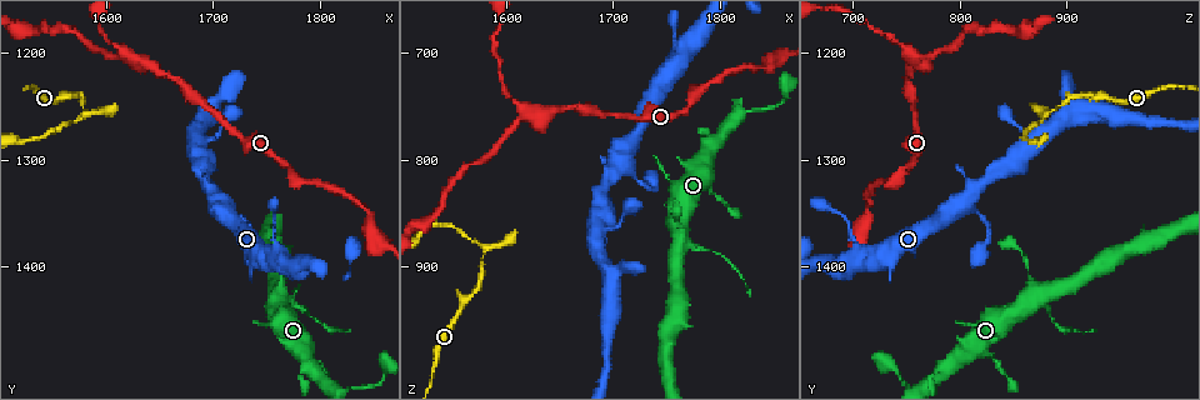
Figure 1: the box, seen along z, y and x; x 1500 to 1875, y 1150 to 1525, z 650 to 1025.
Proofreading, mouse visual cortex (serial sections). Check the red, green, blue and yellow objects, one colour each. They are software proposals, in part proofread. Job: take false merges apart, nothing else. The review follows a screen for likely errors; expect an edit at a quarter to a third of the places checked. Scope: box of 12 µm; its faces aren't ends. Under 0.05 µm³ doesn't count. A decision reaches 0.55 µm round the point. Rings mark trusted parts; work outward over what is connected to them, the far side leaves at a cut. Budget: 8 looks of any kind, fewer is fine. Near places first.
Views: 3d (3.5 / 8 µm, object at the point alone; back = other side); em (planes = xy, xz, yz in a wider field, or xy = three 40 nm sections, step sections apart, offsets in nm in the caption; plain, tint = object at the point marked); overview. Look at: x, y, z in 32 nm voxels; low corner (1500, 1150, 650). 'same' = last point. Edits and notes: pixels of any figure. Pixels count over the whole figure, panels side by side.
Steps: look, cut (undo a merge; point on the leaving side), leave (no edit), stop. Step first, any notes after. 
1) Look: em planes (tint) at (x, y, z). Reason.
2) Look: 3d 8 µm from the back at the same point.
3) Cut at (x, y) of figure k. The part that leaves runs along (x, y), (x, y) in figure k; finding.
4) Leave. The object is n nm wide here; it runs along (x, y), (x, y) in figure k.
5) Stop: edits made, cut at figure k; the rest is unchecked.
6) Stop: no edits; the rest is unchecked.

Look: 3d 3.5 µm at (1618, 1204, 758).

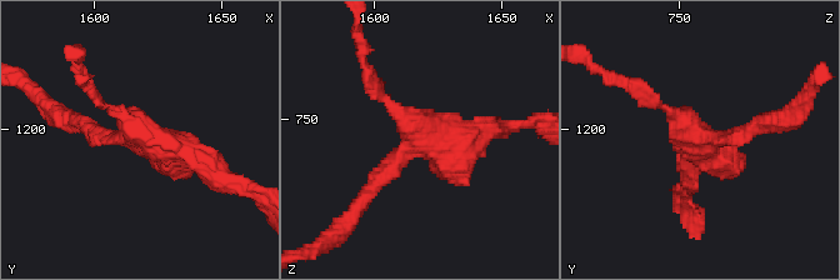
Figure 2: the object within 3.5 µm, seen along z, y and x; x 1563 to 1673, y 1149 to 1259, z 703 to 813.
Look: em xy step 5 (tint) at (1618, 1203, 757). Now the EM.

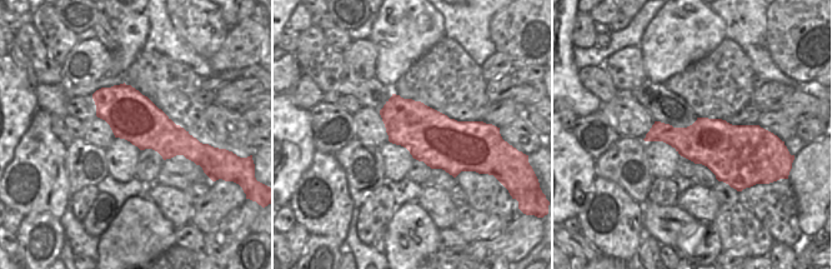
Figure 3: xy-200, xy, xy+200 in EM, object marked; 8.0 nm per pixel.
Leave. 3 arms meet here; it runs along (491, 128), (411, 143), (365, 198) in figure 2; one cell here.

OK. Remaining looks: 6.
Look: 3d 8 µm at (1582, 1258, 886). A fork.

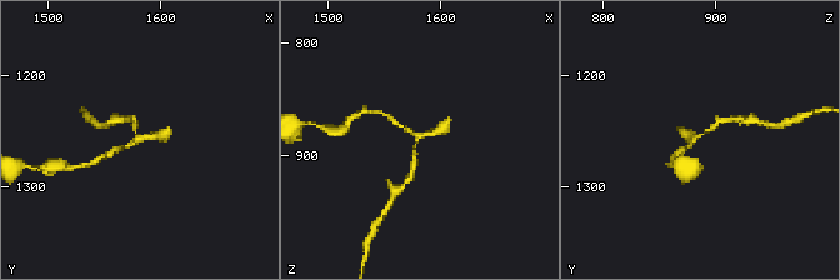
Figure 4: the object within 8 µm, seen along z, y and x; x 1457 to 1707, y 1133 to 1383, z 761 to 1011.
Look: em xy step 3 (tint) at (1578, 1258, 882).

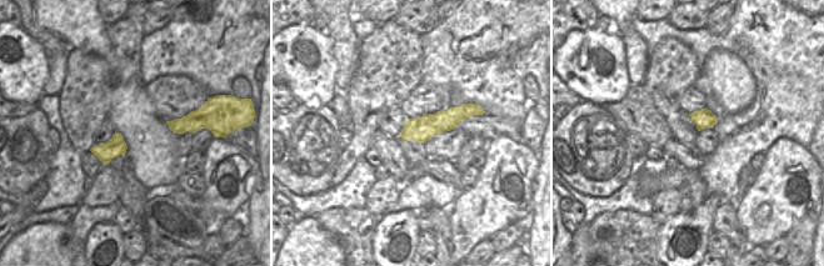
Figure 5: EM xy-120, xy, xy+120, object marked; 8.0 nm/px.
Cut at (444, 129) of figure 4. The part that leaves runs along (416, 135), (388, 115), (374, 113) in figure 4; two cells meet here.

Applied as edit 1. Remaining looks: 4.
Look: overview. Redraw.

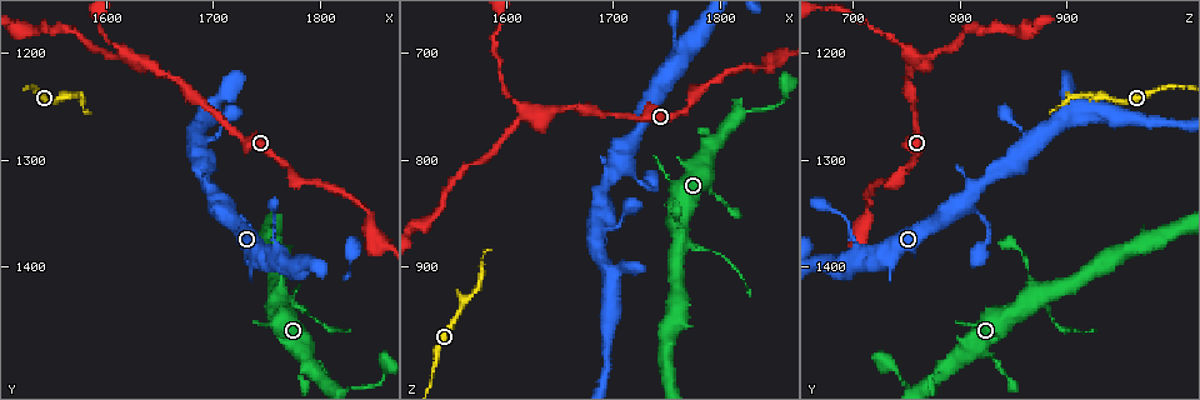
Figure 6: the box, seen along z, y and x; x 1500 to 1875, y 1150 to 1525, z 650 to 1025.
Look: 3d 3.5 µm from the back at (1758, 1362, 696). Sudden change in width.

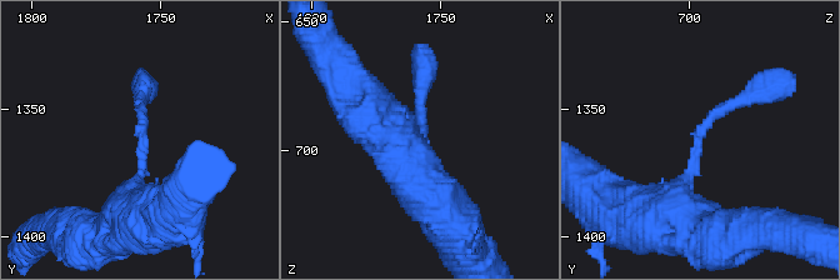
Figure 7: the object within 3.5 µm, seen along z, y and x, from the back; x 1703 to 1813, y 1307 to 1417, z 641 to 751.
Look: em xy step 2 (tint) at (1757, 1361, 696). The arms are 150, 400 nm wide.

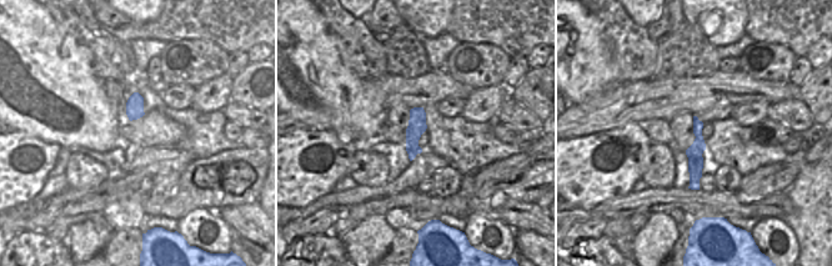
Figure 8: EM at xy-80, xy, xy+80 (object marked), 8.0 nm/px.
Look: em xy step 1 (tint) at the same point.

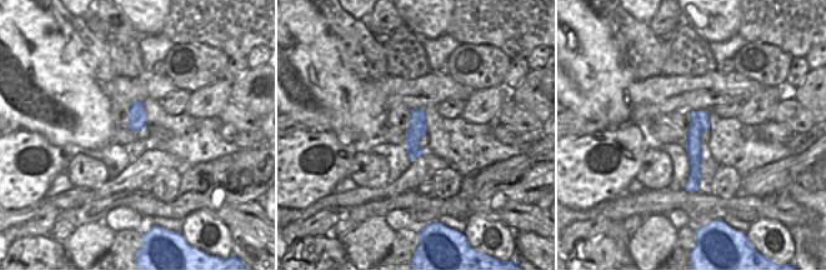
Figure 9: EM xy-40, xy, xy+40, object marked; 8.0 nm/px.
Leave. It runs along (705, 114), (694, 133), (687, 188) in figure 9; one cell here.

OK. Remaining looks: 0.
Stop: edits made, cut at figure 4; the rest is unchecked.

